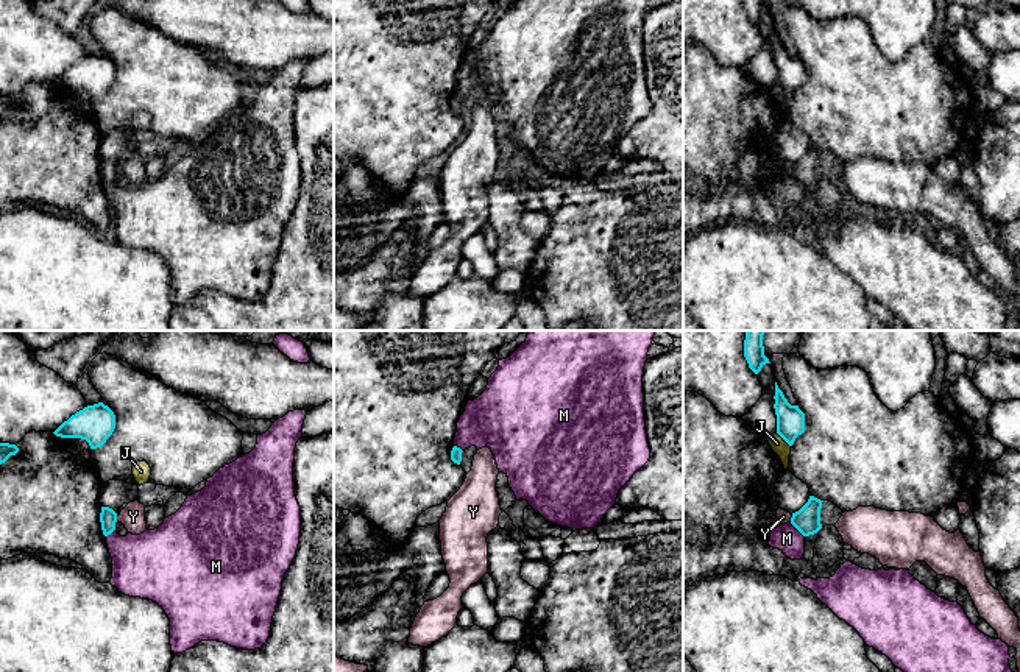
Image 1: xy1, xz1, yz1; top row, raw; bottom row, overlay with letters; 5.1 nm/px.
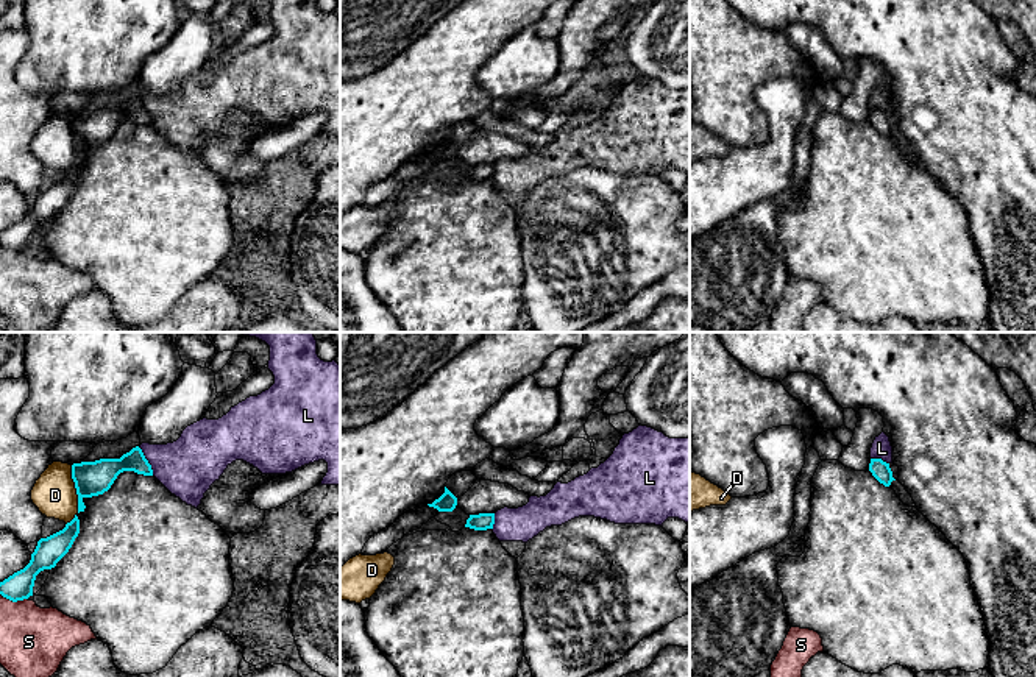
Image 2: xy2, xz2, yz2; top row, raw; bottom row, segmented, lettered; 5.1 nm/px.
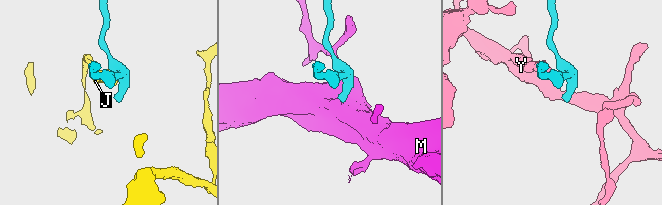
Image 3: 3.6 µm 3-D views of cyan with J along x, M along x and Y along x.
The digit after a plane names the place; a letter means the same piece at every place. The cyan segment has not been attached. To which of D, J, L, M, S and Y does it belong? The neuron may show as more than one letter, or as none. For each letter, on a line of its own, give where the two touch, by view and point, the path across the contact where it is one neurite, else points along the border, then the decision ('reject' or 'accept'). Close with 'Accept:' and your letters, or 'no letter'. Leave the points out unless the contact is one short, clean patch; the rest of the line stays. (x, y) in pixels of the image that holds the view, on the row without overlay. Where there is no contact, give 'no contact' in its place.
D: meets cyan in xy2 at (77, 144); border along xy2 (72, 116), (77, 163), (66, 175); reject
J: meets cyan in yz1 at (783, 89); border along yz1 (777, 83), (789, 97); reject
L: meets cyan in xy2 at (147, 113); border along xy2 (139, 99), (153, 125); reject
M: meets cyan in yz1 at (797, 180); border along yz1 (789, 173), (803, 187); reject
S: meets cyan in xy2 at (14, 251); reject
Y: meets cyan in yz1 at (791, 169); reject
Accept: no letter

